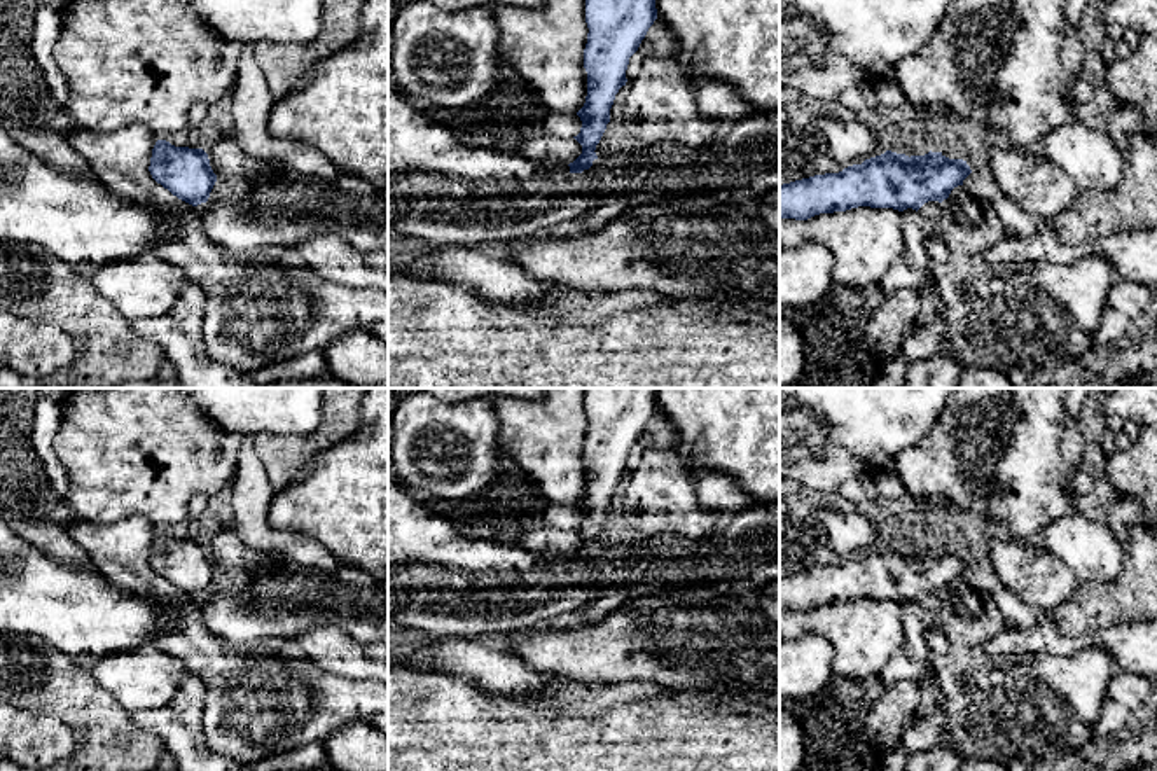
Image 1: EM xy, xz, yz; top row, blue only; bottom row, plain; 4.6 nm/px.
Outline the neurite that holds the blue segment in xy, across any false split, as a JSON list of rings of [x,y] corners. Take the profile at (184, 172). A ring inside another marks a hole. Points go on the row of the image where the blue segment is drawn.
[[[166,140],[156,142],[149,171],[157,184],[192,206],[206,203],[217,182],[203,149],[175,147]]]

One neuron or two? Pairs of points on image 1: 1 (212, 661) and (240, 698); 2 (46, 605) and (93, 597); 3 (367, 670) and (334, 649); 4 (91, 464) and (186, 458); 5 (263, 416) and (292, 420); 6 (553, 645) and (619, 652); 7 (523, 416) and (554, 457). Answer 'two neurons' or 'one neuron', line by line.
1: one neuron
2: one neuron
3: one neuron
4: one neuron
5: one neuron
6: one neuron
7: one neuron

